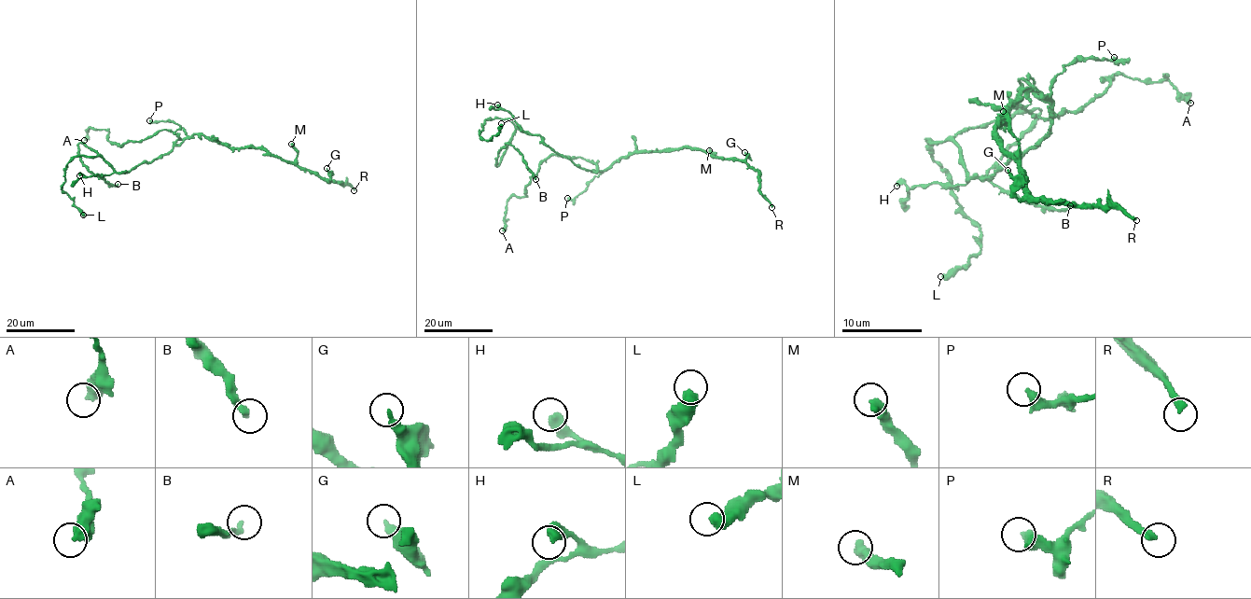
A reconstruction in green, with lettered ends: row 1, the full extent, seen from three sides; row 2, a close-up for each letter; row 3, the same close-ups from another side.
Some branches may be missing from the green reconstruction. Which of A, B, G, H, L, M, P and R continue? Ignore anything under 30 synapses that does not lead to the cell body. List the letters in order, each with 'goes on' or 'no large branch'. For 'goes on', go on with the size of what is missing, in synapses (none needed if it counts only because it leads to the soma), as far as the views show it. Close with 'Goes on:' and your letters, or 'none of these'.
A: no large branch
B: no large branch
G: no large branch
H: no large branch
L: no large branch
M: no large branch
P: no large branch
R: goes on | 400 syn
Goes on: R

